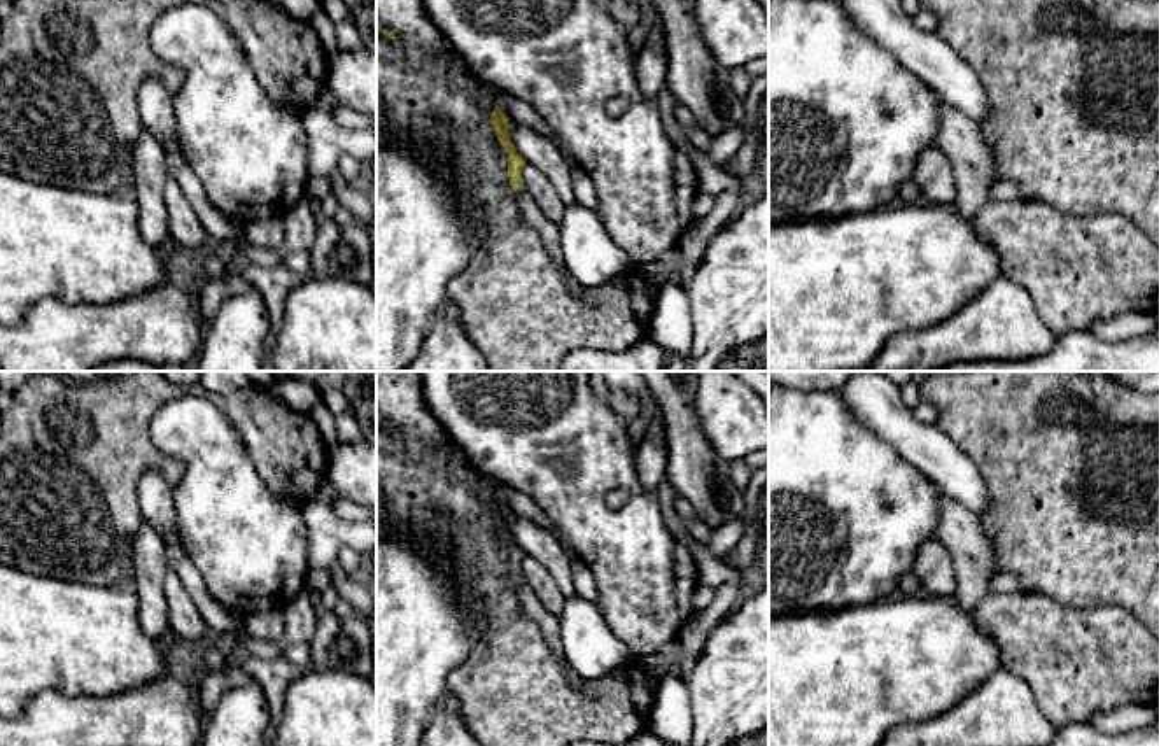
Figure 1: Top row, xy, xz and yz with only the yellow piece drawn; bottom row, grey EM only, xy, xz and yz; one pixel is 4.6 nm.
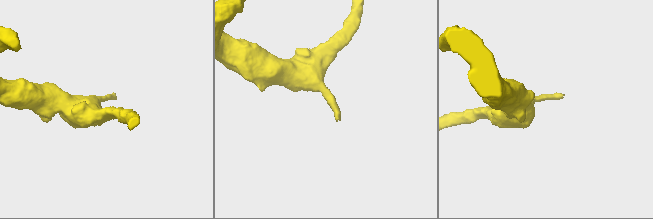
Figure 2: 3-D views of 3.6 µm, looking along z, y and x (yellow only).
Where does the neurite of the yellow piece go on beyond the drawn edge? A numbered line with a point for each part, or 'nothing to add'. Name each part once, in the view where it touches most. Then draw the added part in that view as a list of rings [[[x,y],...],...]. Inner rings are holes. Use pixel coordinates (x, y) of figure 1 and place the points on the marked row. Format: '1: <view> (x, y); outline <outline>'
1: xz (548, 232); outline [[[525,187],[516,189],[516,203],[523,214],[527,224],[541,236],[543,243],[546,245],[548,252],[551,254],[553,261],[562,268],[565,273],[567,284],[576,296],[587,298],[583,285],[580,285],[567,271],[562,257],[560,238],[558,238],[558,226],[557,222],[548,221],[529,191]]]

